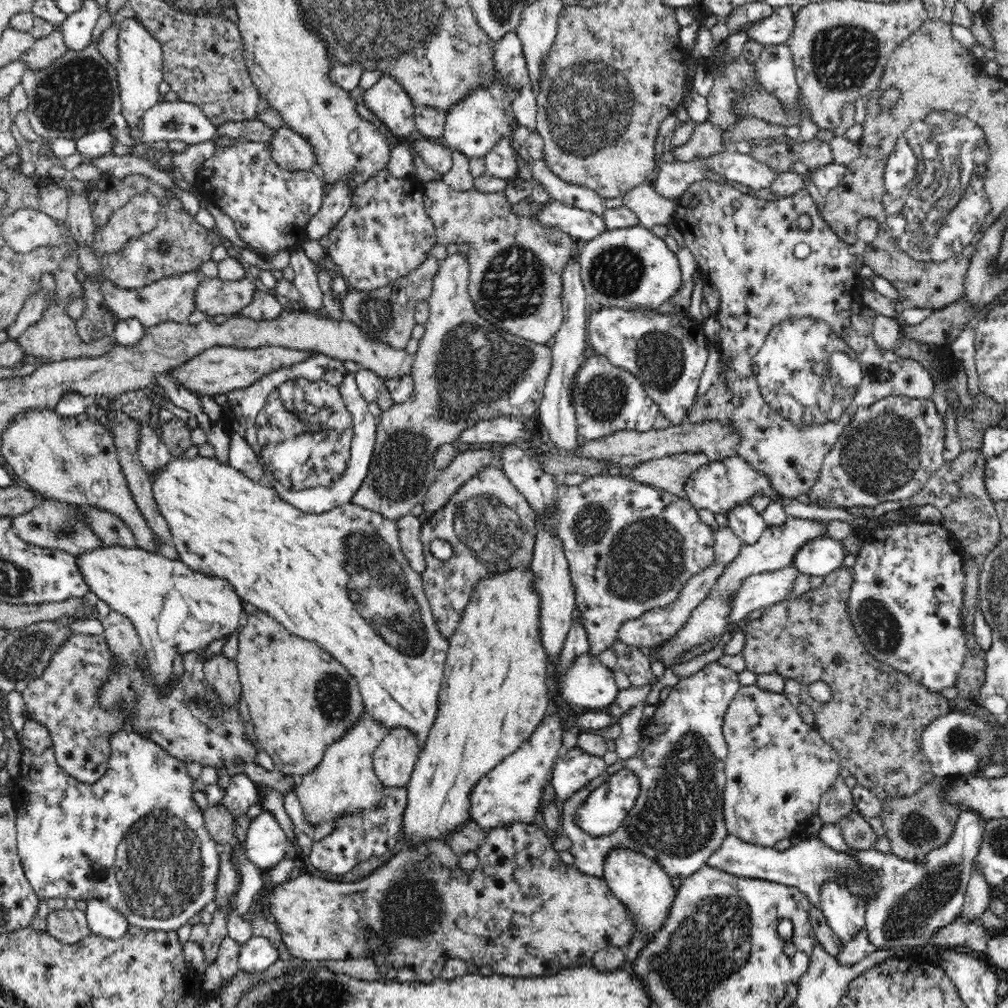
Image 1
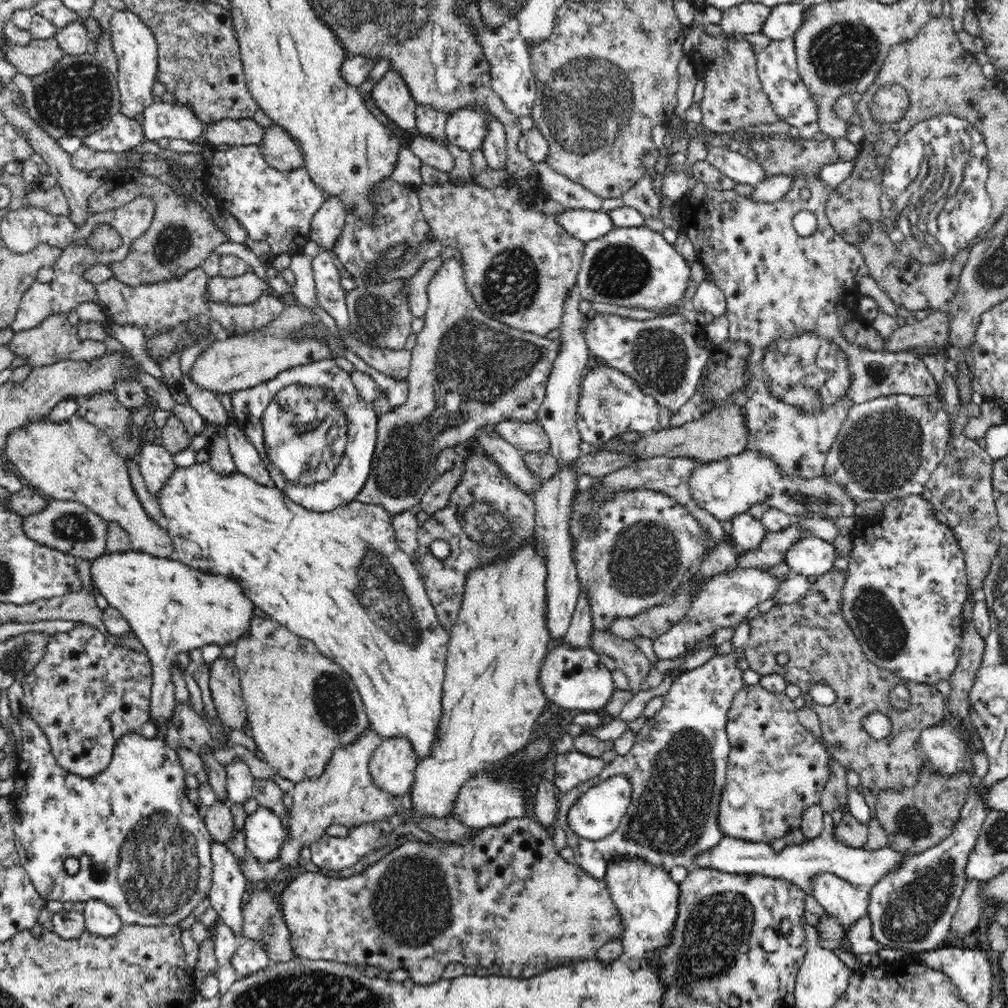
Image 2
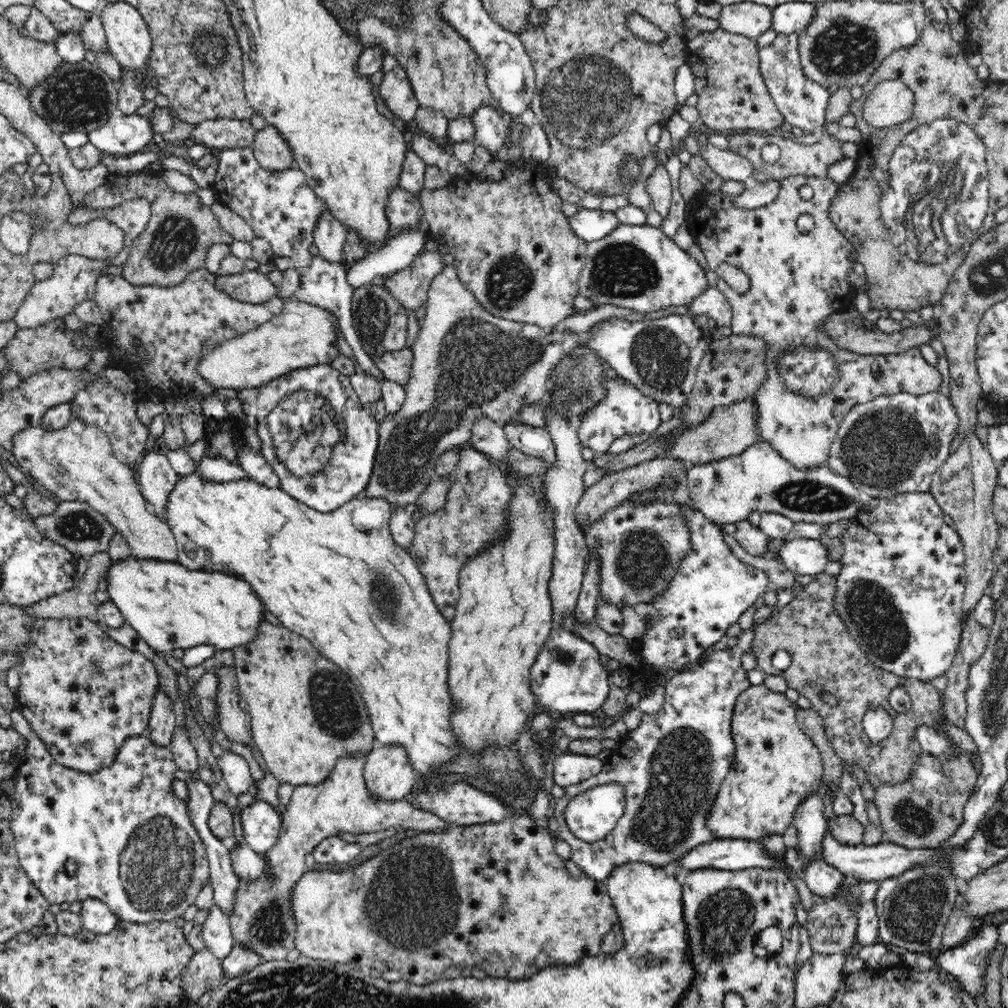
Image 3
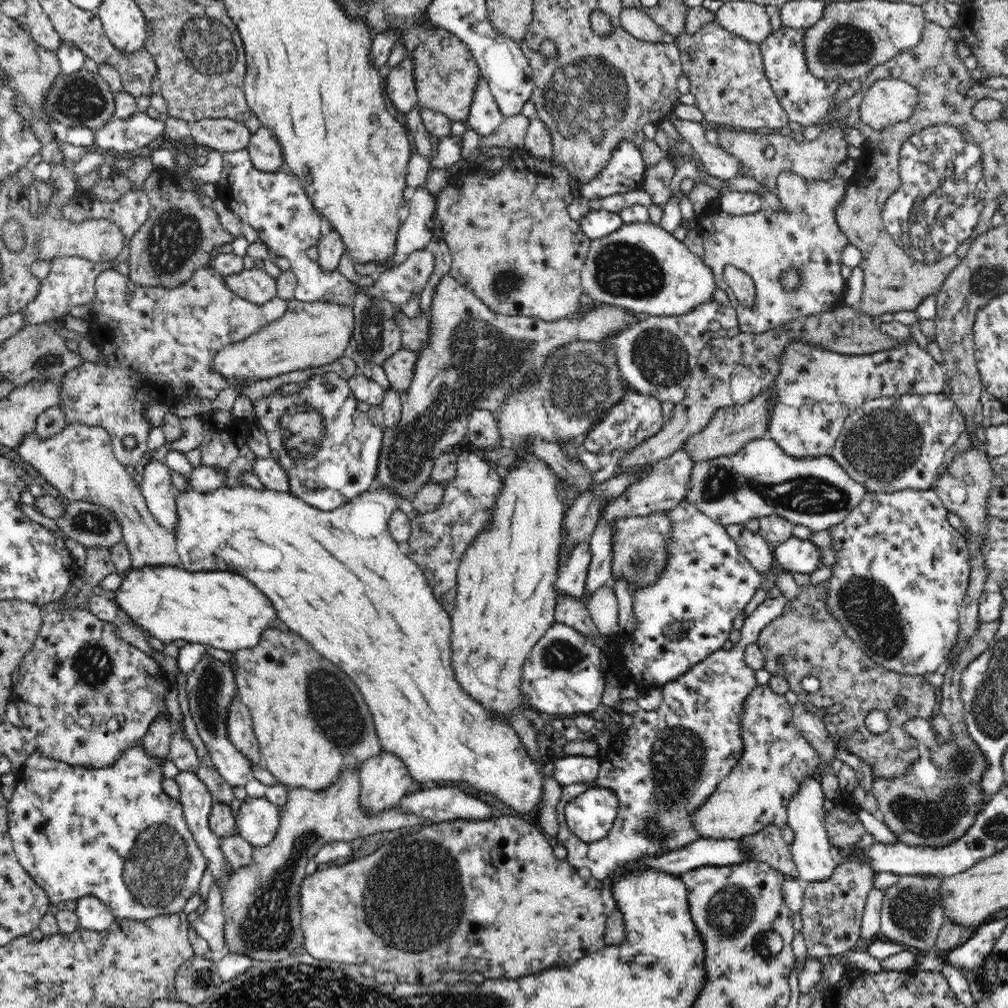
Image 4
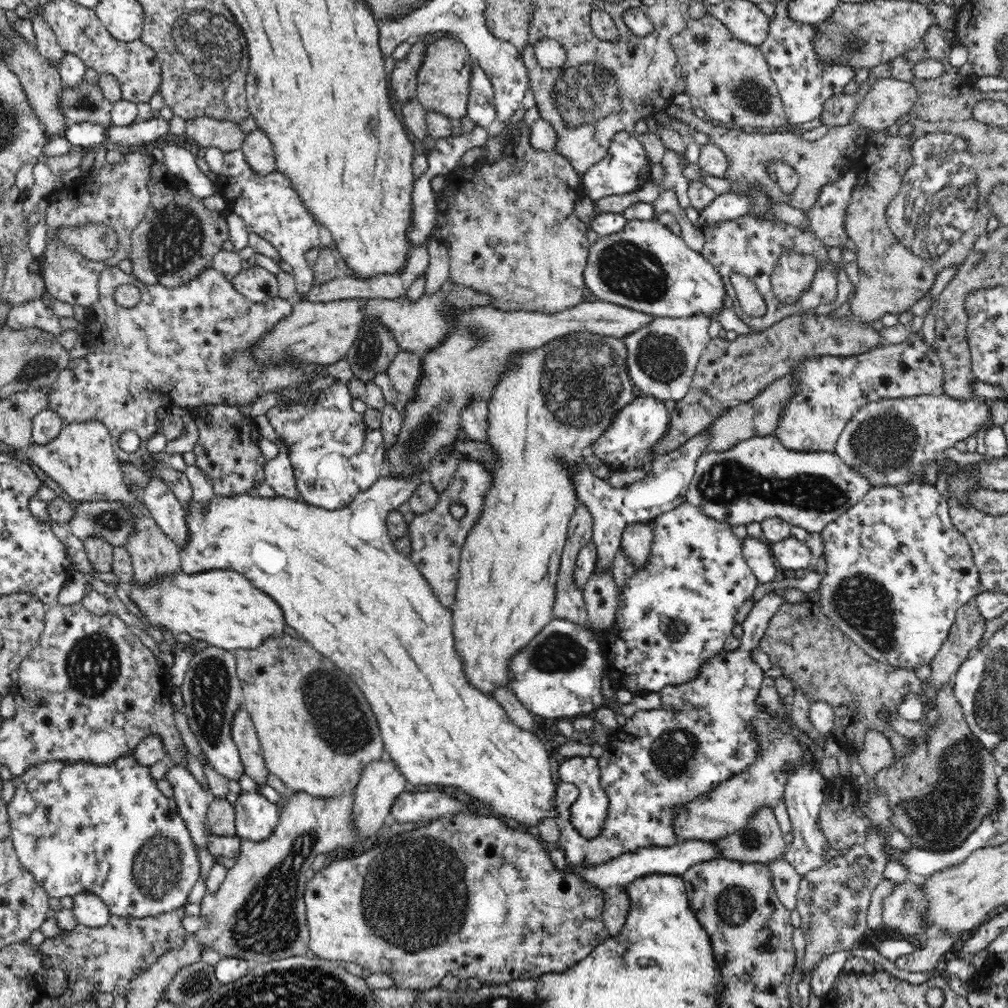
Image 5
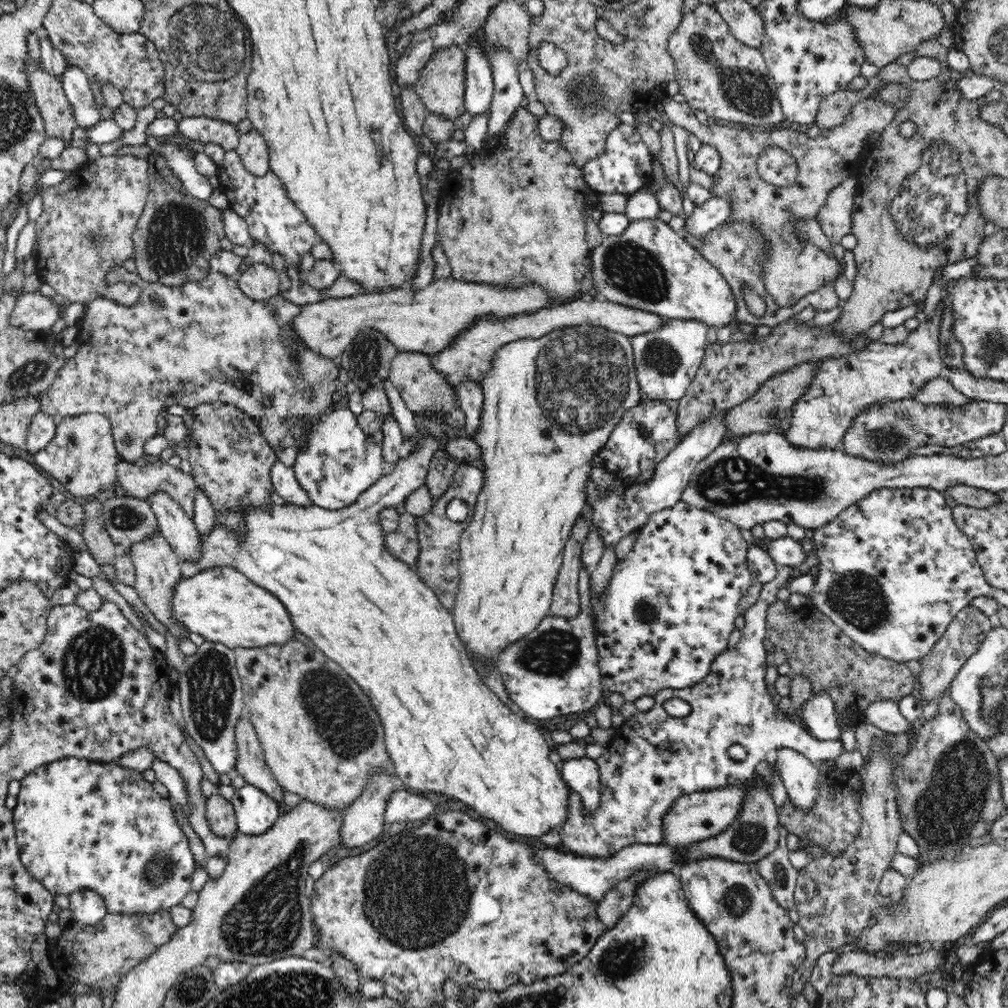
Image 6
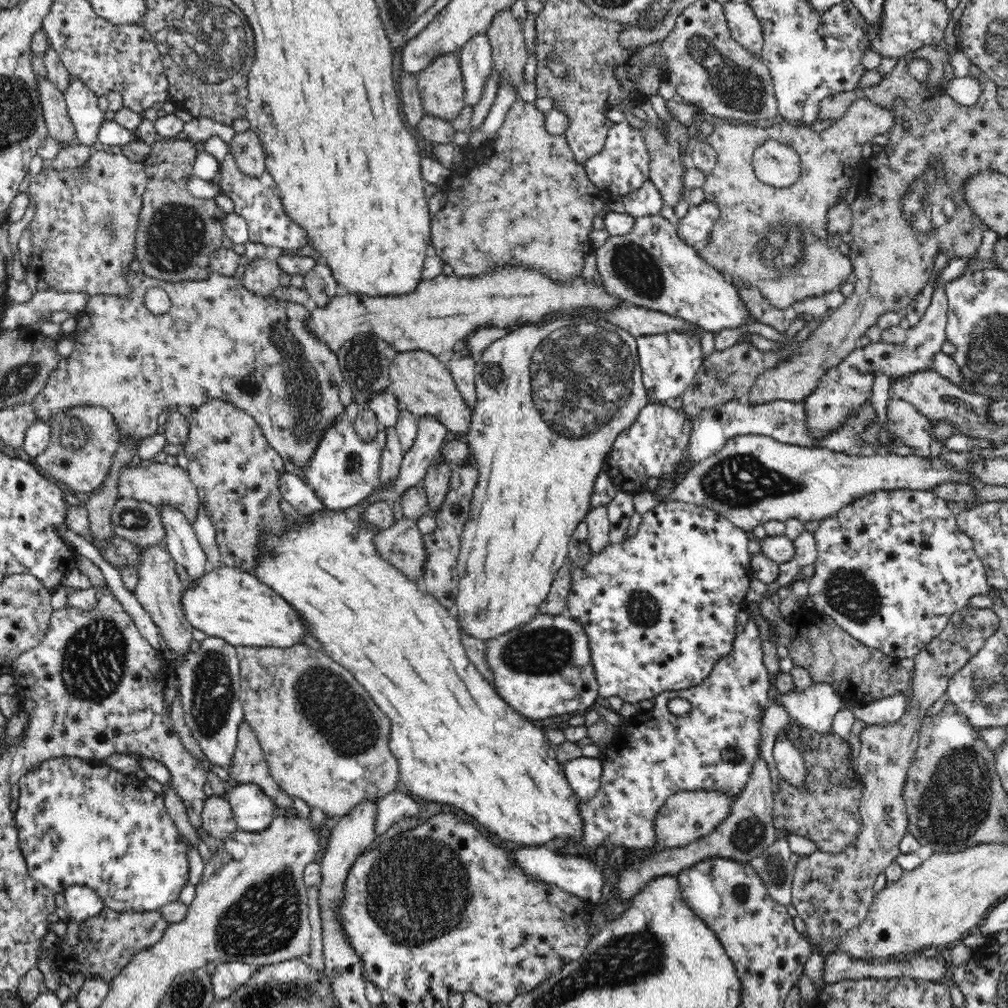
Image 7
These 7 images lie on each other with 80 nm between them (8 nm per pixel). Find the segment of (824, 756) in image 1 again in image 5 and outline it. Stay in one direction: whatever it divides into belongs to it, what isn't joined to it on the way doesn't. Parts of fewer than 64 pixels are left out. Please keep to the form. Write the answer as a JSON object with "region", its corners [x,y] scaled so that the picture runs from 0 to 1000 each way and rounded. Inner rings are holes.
{"region":[[[759,673],[750,688],[750,712],[746,714],[746,723],[750,737],[754,737],[748,756],[732,768],[726,768],[707,785],[686,794],[672,806],[669,821],[679,833],[711,834],[741,822],[755,802],[764,801],[767,804],[774,795],[778,796],[781,776],[791,758],[809,754],[787,726],[784,700],[778,697],[778,691],[770,686],[766,673]]]}

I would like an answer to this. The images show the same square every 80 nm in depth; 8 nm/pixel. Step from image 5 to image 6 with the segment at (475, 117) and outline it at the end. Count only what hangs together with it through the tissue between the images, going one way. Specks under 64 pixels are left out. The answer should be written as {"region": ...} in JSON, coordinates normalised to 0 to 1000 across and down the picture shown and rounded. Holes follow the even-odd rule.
{"region":[[[461,45],[461,110],[470,115],[486,115],[488,111],[489,79],[483,56]]]}

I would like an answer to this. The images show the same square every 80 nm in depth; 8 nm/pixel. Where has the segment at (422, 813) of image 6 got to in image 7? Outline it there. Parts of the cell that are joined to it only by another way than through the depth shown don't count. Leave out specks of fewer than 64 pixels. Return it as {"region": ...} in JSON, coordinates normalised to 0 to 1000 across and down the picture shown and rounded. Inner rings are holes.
{"region":[[[389,784],[374,796],[373,827],[383,825],[401,811],[411,812],[418,806],[417,797],[405,786]]]}

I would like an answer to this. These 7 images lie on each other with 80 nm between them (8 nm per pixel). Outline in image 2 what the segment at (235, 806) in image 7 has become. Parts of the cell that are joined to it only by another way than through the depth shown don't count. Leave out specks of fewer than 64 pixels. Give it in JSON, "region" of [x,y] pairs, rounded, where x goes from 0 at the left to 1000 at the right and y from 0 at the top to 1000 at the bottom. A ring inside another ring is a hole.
{"region":[[[256,801],[244,811],[242,818],[245,845],[258,855],[277,851],[285,822],[280,813],[268,803]]]}

